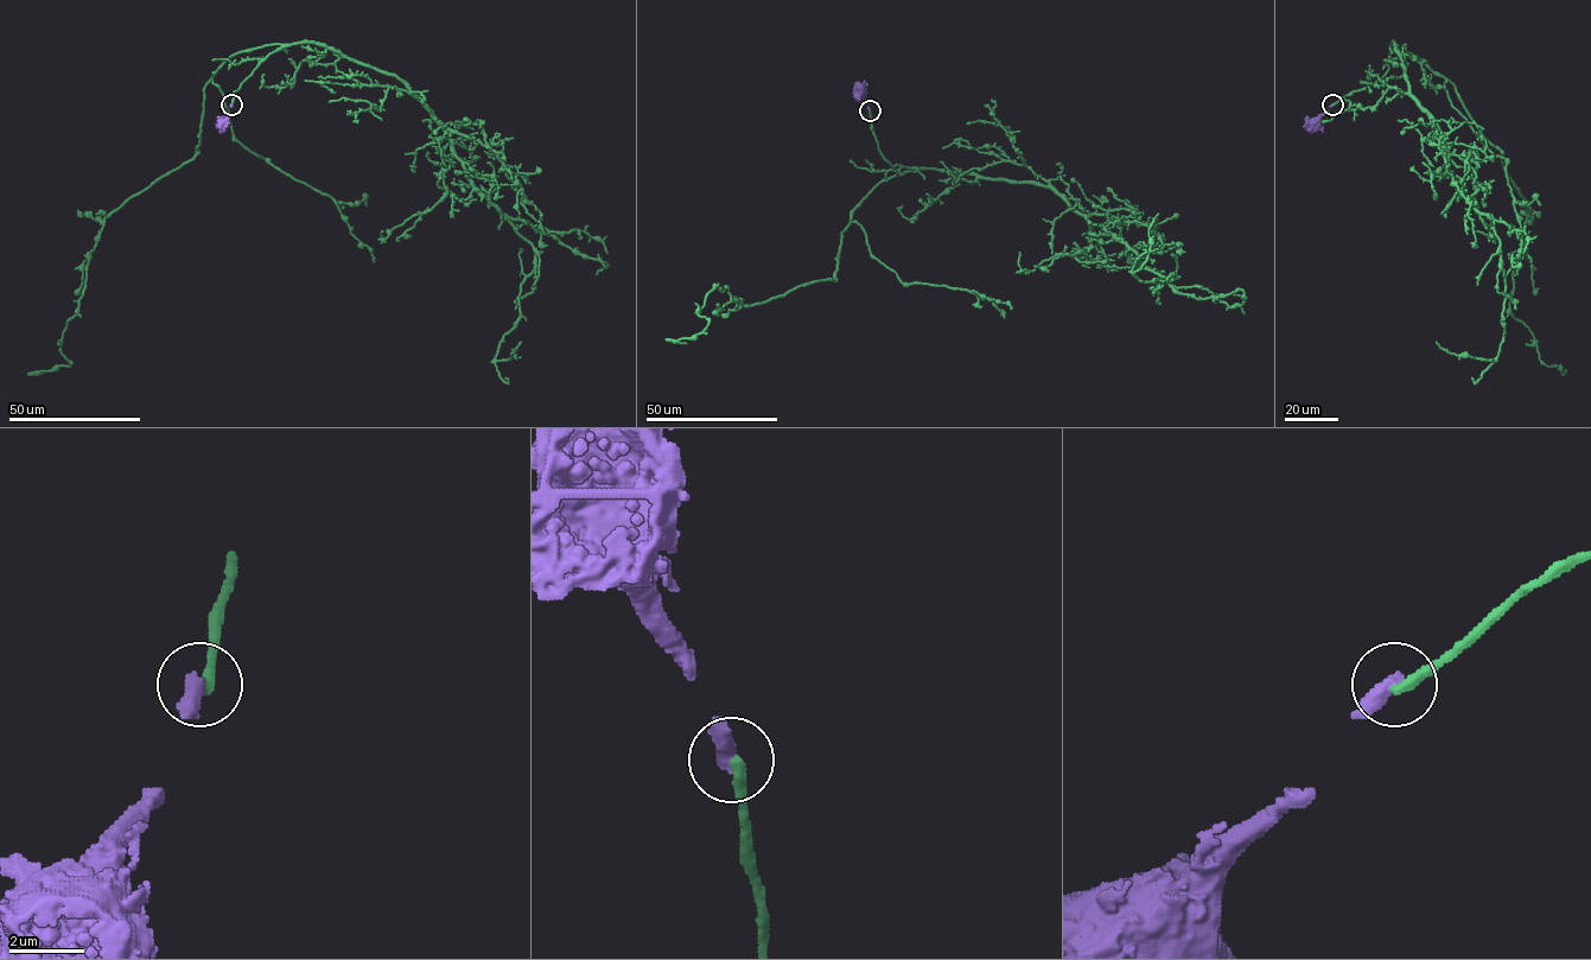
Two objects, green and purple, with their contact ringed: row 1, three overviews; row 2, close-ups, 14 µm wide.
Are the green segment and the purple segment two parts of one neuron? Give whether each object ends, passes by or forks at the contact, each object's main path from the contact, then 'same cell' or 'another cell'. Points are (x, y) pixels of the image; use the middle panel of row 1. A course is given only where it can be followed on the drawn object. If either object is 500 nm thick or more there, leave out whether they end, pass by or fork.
green ends | purple ends | green via (869, 110), (891, 166), (1050, 185), (1146, 268), (1173, 278), (1140, 280), (1133, 274), (1158, 214) | purple via (869, 110), (860, 89) | another cell

